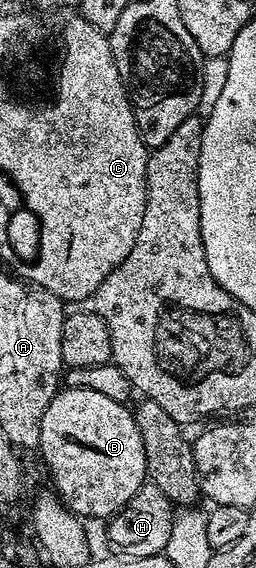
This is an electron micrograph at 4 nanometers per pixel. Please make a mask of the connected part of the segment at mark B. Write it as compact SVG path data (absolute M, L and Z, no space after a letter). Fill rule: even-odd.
M64 387L57 390L42 416L38 454L44 458L44 463L56 482L55 494L68 510L88 521L104 521L115 515L148 479L146 449L142 449L142 437L135 414L125 404L110 401L110 397L105 397L103 393L94 393L94 389Z

